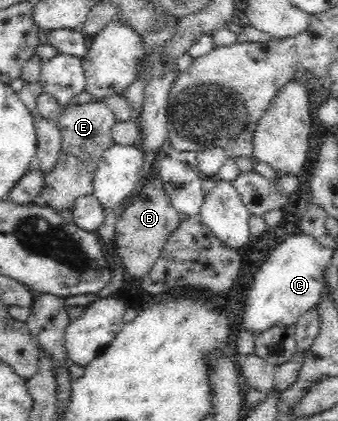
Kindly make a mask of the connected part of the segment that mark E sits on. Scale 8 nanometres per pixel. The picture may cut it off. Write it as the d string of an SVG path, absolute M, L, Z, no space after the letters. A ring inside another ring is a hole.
M103 101L83 103L62 110L62 115L55 122L61 132L62 149L55 171L44 176L40 203L52 206L53 210L69 209L77 197L93 193L92 175L104 151L114 144L112 128L116 123L113 112Z

